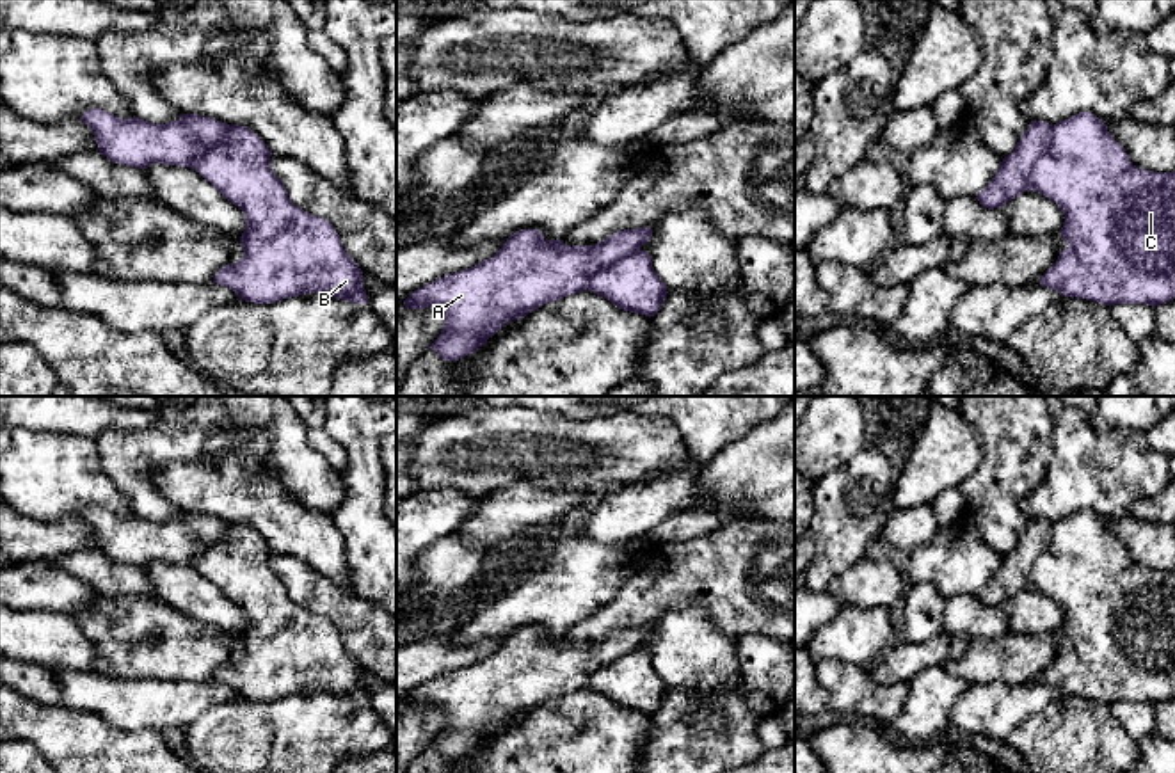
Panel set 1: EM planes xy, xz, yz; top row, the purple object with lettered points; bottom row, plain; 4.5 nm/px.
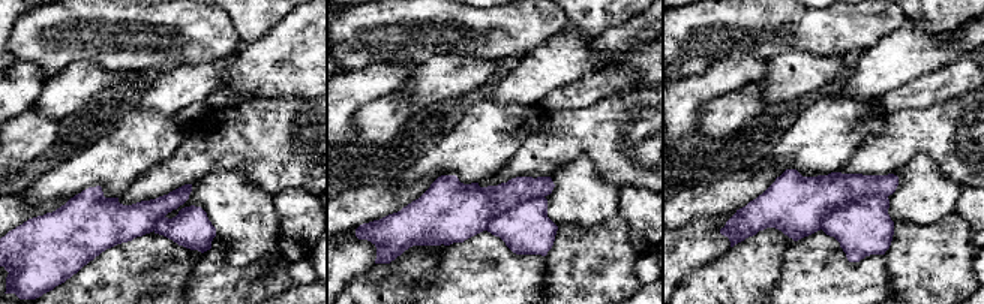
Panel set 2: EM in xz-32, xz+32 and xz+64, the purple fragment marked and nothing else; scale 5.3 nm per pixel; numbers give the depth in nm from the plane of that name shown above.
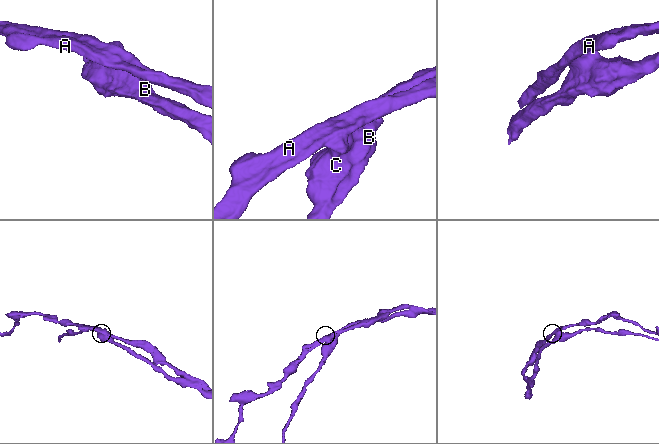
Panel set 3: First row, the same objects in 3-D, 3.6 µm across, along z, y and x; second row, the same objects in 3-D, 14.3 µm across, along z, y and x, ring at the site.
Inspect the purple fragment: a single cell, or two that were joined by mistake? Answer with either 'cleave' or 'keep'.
cleave

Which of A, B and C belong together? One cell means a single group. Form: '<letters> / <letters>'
A / B C

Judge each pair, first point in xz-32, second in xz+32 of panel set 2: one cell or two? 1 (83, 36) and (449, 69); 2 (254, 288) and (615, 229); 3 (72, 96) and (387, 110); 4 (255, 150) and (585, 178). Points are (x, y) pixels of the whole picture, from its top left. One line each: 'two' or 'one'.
1: two
2: one
3: two
4: two

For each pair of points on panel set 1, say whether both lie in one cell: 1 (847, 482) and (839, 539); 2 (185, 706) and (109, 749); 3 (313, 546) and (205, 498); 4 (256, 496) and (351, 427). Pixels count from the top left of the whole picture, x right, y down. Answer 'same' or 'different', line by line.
1: same
2: different
3: same
4: different

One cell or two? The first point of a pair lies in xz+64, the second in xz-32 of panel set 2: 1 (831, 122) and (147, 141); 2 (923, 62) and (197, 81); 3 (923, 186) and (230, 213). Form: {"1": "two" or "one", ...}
{"1": "one", "2": "one", "3": "one"}

